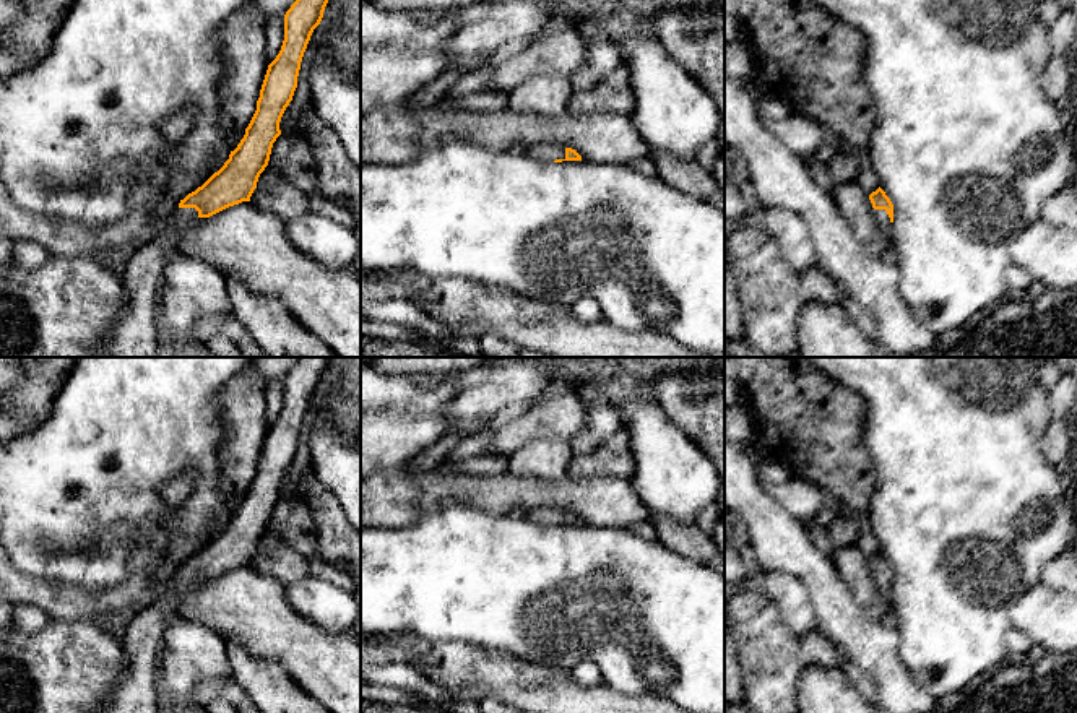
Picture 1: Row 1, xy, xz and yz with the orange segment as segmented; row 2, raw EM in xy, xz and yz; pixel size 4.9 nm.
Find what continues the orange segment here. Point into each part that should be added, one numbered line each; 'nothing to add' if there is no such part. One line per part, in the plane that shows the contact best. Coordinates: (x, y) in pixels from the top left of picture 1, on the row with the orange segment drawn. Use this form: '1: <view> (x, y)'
1: xy (135, 333)

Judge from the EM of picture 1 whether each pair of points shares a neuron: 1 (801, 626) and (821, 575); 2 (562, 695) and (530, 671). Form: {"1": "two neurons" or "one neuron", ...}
{"1": "two neurons", "2": "two neurons"}

